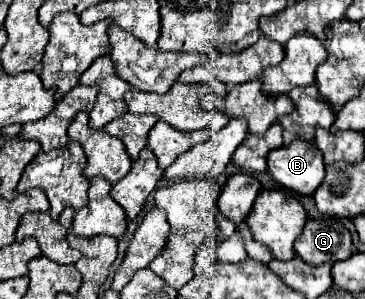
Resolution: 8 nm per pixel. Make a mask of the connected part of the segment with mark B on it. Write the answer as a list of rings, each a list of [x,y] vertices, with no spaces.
[[[292,141],[292,145],[282,145],[280,149],[274,149],[268,155],[268,173],[272,179],[278,183],[282,191],[296,193],[296,195],[306,195],[312,197],[312,193],[320,187],[326,171],[324,171],[324,161],[320,157],[320,151],[316,149],[314,141]]]

